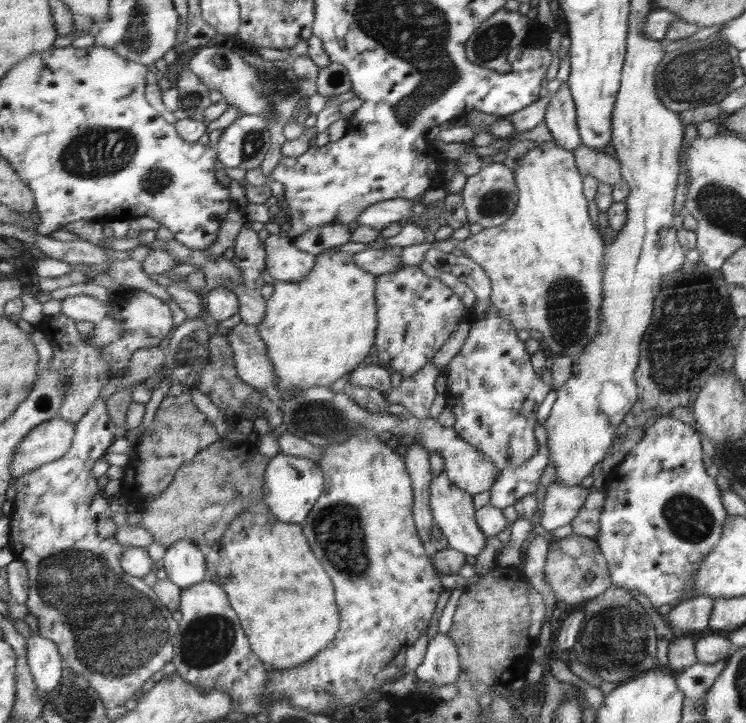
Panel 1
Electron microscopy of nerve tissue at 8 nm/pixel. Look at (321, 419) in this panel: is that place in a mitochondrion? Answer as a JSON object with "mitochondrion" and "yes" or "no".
{"mitochondrion":"yes"}

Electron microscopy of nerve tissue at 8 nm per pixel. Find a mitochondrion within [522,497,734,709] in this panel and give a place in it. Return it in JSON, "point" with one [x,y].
{"point":[615,640]}

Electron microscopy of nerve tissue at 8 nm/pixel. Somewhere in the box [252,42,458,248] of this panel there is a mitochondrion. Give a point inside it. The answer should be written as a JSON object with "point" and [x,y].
{"point":[285,86]}

